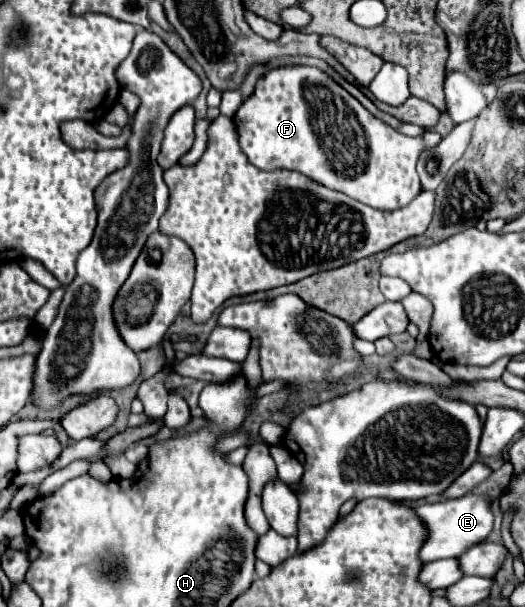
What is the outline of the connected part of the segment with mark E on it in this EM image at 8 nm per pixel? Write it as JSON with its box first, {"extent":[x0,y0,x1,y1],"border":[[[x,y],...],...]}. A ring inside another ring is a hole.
{"extent":[416,495,494,563],"border":[[[476,495],[448,499],[448,501],[440,501],[432,505],[420,505],[416,507],[416,515],[422,519],[422,523],[428,529],[428,539],[420,551],[422,563],[462,555],[466,549],[470,549],[472,545],[488,537],[488,533],[492,531],[492,521],[494,521],[492,511],[490,511],[490,499],[476,497]]]}

